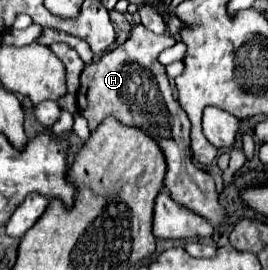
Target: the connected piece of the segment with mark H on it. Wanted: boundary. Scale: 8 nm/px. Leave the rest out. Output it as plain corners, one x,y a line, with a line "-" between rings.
143,24
133,26
131,36
125,44
117,46
113,52
103,54
99,62
91,62
83,68
77,104
79,112
87,118
91,130
95,130
105,116
113,114
123,124
139,126
149,136
153,136
159,142
167,160
165,186
171,198
181,206
193,210
195,214
207,218
213,226
219,226
225,220
227,210
219,202
213,178
193,162
191,122
171,92
165,66
157,60
157,56
165,48
171,48
175,42
177,40
171,34
155,34

